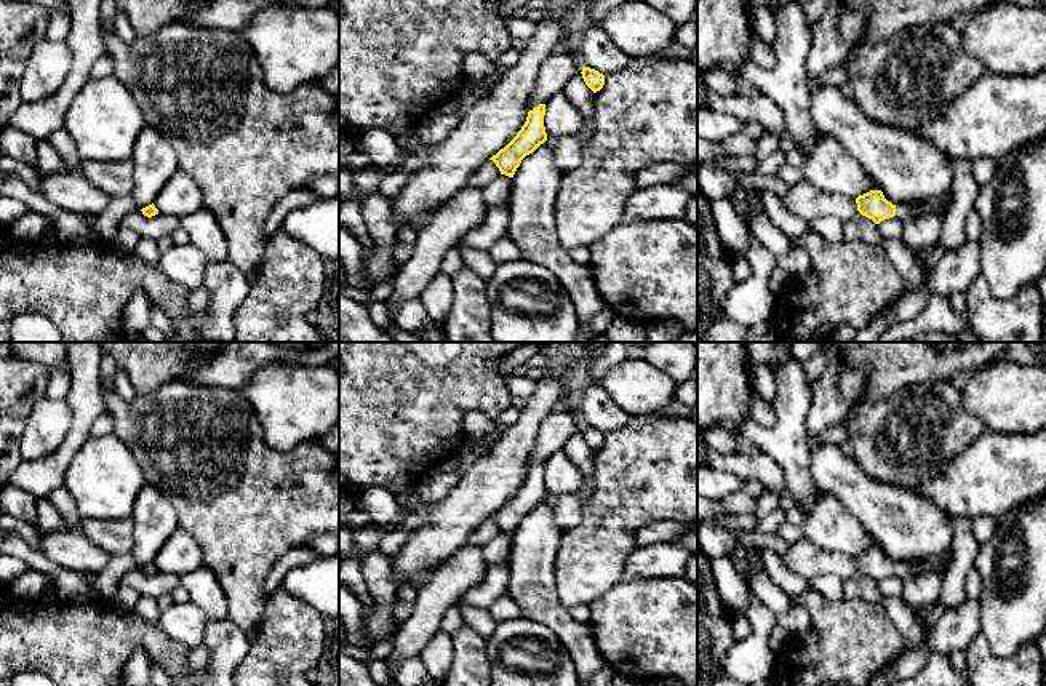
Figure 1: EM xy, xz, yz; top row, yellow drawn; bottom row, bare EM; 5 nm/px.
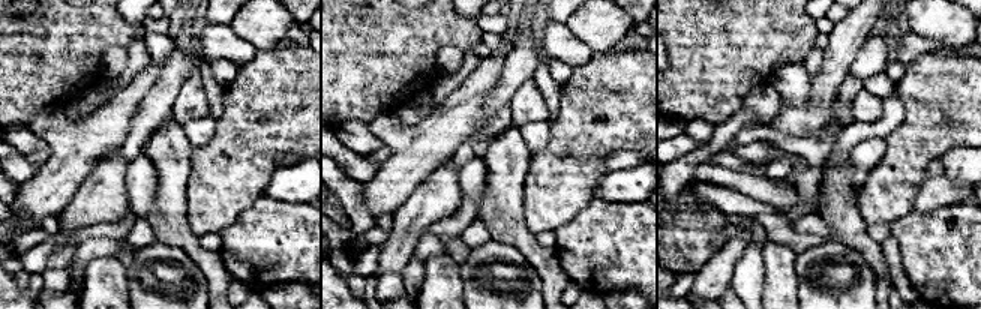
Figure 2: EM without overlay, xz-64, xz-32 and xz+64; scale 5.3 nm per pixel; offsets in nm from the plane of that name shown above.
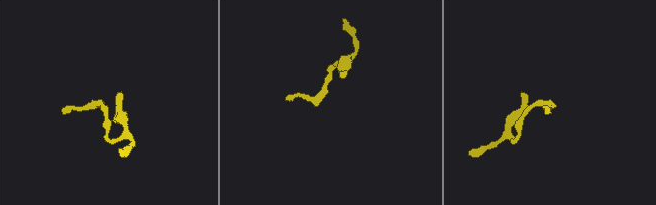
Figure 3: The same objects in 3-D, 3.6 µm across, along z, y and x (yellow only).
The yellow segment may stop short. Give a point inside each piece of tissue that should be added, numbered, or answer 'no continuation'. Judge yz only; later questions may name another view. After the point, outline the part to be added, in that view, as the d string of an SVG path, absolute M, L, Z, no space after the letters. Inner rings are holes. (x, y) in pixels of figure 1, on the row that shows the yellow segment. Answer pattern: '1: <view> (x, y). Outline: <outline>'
1: yz (906, 213). Outline: M921 201L918 205L899 205L896 206L896 216L905 224L924 214L936 214L937 206L934 201Z

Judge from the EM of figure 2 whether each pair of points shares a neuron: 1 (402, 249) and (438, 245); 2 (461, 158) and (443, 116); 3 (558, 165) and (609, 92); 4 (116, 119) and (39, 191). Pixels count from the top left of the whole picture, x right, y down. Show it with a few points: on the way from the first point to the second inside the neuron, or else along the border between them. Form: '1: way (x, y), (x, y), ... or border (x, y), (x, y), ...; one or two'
1: border (423, 231), (411, 255); two
2: border (479, 120), (473, 132), (450, 158); two
3: way (573, 147), (600, 110); one
4: way (96, 137), (59, 174); one

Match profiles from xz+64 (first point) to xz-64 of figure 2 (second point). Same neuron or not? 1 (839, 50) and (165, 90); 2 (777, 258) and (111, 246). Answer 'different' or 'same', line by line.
1: different
2: different

